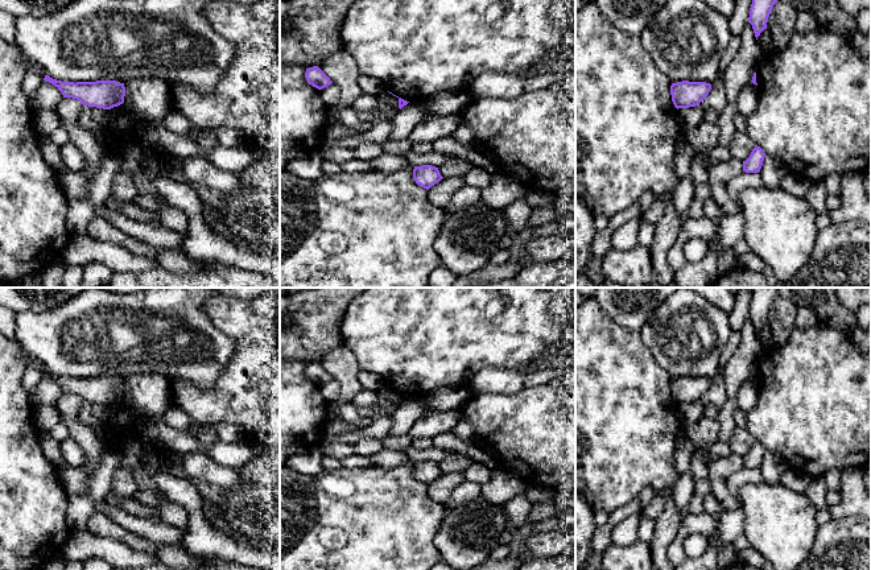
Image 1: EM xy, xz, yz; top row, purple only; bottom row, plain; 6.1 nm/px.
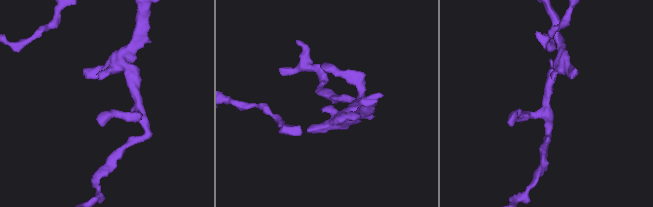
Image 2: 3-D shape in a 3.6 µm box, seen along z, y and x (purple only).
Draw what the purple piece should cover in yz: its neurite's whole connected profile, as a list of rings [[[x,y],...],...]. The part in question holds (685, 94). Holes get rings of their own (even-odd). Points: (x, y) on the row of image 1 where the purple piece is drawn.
[[[682,80],[672,83],[672,102],[677,110],[695,107],[709,95],[710,90],[711,84],[706,82]]]

